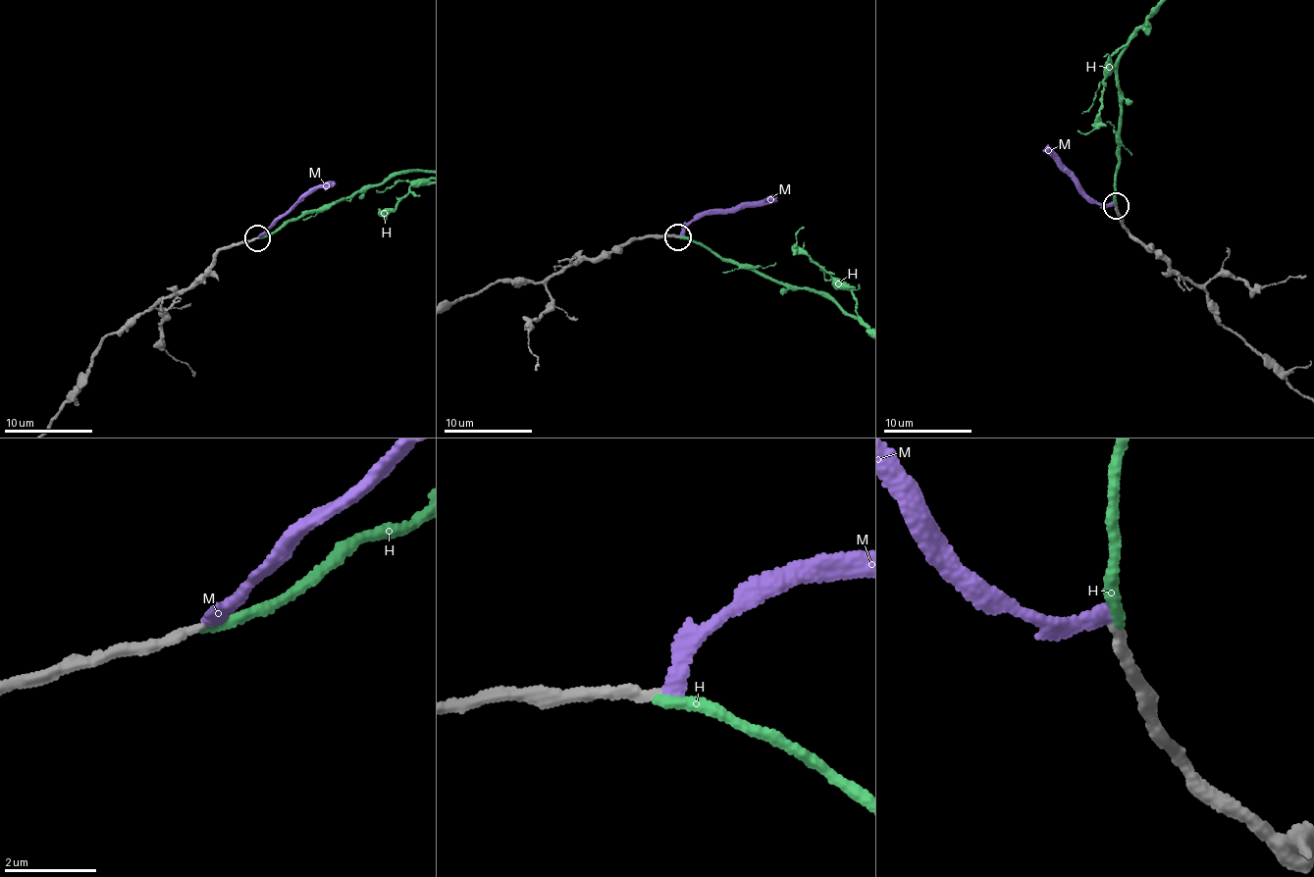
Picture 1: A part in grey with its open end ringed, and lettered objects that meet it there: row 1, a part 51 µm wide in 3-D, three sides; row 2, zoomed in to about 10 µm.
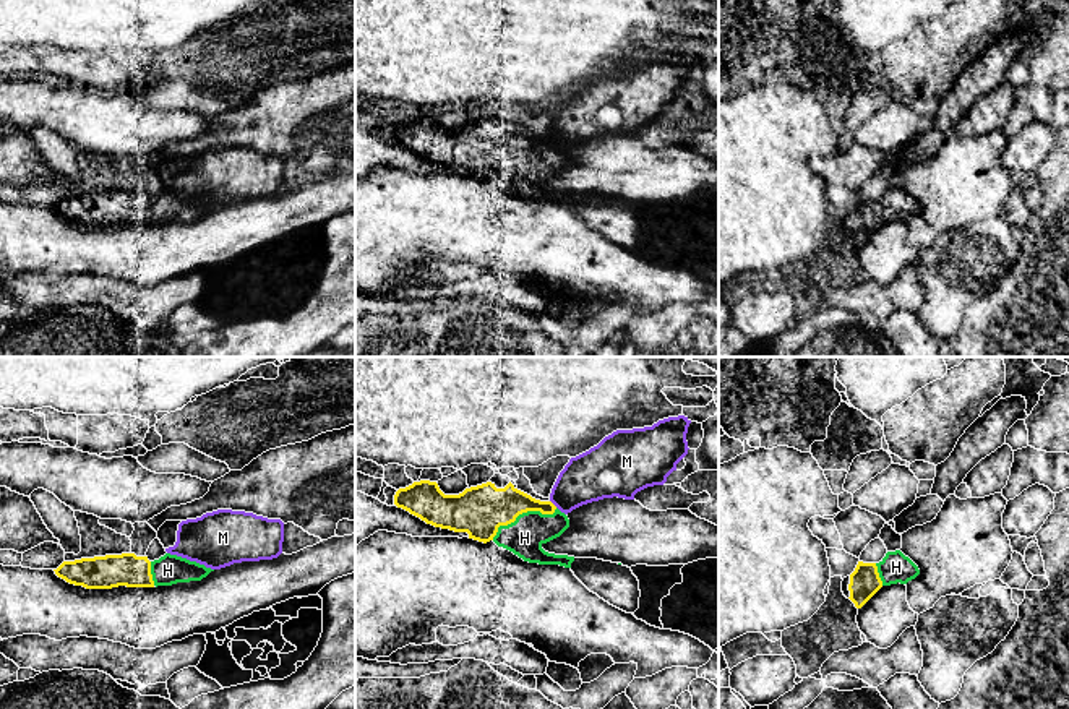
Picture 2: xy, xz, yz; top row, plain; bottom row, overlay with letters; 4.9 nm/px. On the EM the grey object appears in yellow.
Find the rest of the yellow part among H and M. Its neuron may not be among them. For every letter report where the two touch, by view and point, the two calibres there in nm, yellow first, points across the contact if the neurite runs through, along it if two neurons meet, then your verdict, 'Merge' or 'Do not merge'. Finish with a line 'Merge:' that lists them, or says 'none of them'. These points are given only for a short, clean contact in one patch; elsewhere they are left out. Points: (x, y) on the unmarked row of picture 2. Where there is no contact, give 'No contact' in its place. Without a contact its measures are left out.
H: Touches yellow at xz (521, 150). Thickness 240 nm (yellow) against 190 nm. Merge
M: Touches yellow at xz (552, 140). Thickness 180 nm (yellow) against 240 nm. Boundary: xz (550, 137), (557, 143). Do not merge
Merge: H

